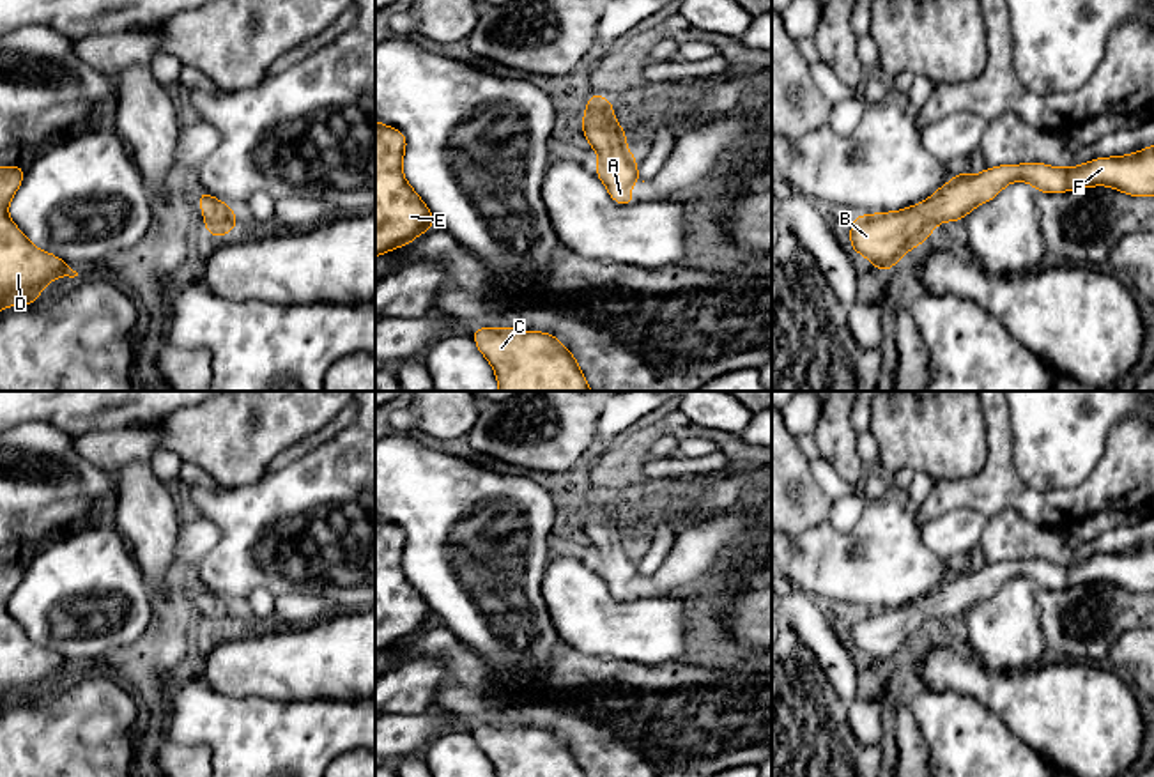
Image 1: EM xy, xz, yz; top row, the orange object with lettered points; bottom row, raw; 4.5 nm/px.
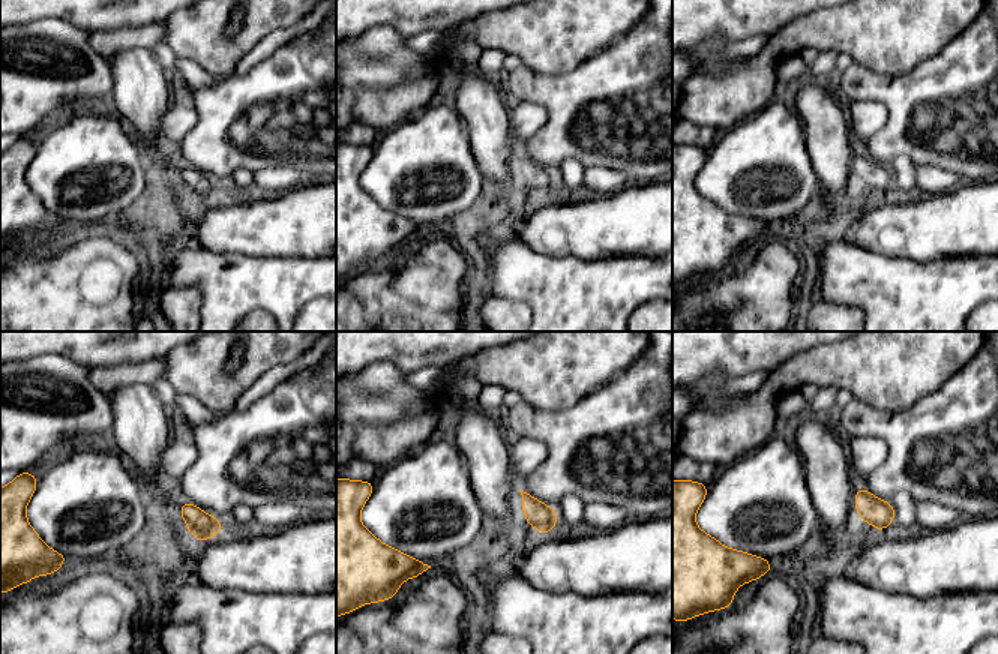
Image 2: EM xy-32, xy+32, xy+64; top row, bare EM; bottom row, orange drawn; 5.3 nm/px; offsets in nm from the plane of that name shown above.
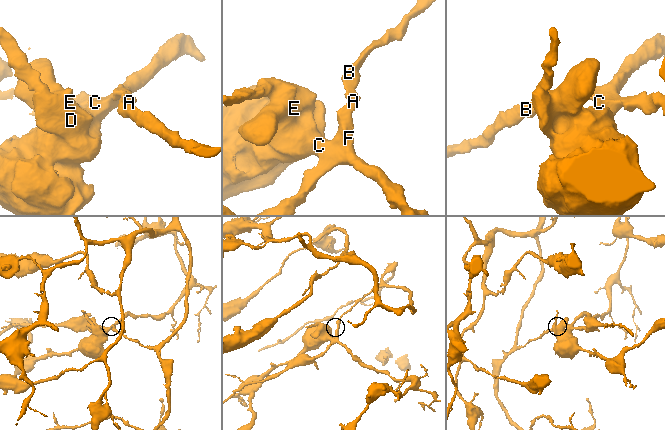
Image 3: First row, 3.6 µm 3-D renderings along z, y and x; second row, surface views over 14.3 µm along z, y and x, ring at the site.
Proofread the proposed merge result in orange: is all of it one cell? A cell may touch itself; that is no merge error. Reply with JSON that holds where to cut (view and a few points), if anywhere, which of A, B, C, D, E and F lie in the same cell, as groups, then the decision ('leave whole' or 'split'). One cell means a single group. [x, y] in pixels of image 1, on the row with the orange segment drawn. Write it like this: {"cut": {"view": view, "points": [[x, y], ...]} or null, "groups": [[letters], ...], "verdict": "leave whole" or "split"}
{"cut": null, "groups": [["A", "B", "C", "D", "E", "F"]], "verdict": "leave whole"}

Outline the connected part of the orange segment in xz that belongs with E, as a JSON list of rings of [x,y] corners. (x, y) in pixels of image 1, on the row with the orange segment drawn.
[[[375,120],[375,257],[402,248],[435,227],[402,172],[405,135]]]

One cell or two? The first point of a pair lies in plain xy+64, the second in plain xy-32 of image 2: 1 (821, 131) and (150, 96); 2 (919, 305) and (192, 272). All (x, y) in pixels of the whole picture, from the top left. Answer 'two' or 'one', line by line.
1: one
2: one

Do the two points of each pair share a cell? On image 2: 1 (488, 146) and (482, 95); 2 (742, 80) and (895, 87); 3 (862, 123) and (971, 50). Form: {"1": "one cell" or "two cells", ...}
{"1": "one cell", "2": "two cells", "3": "two cells"}

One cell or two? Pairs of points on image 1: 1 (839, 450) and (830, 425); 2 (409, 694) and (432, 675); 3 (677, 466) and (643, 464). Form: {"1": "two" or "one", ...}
{"1": "one", "2": "one", "3": "one"}

